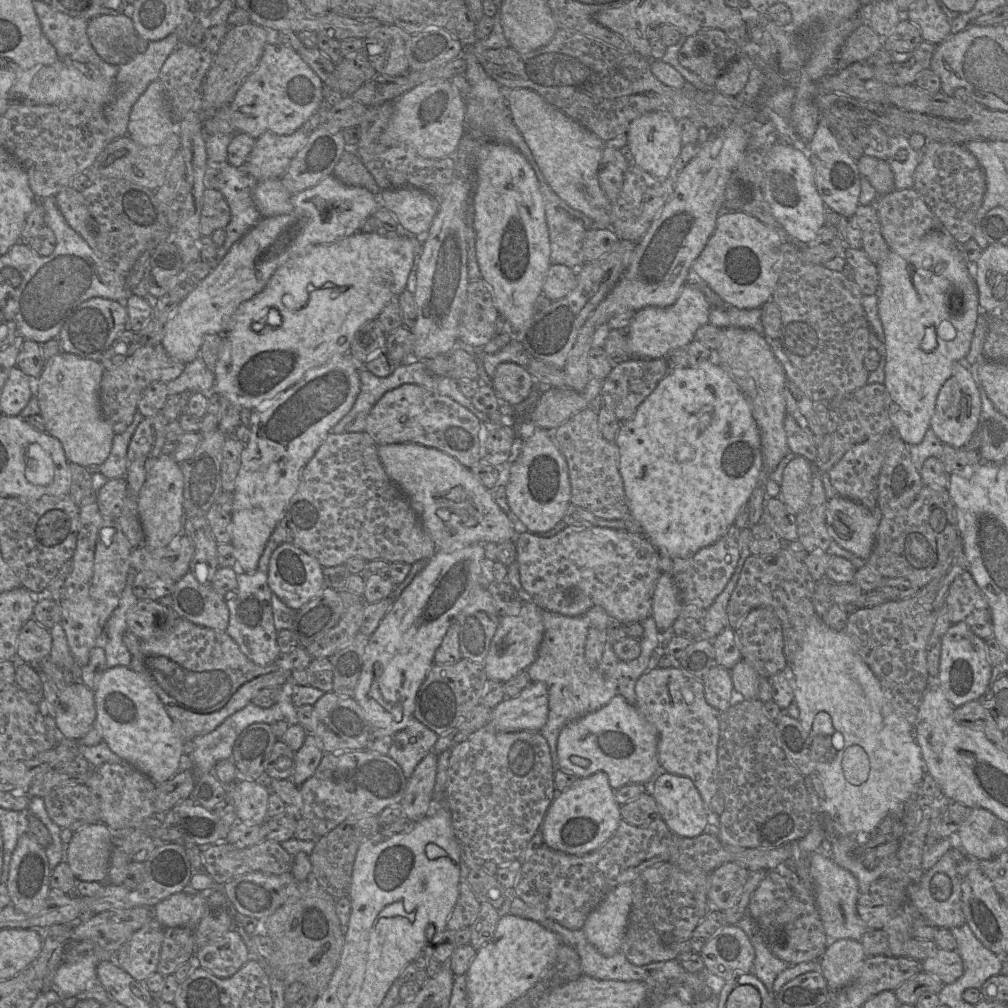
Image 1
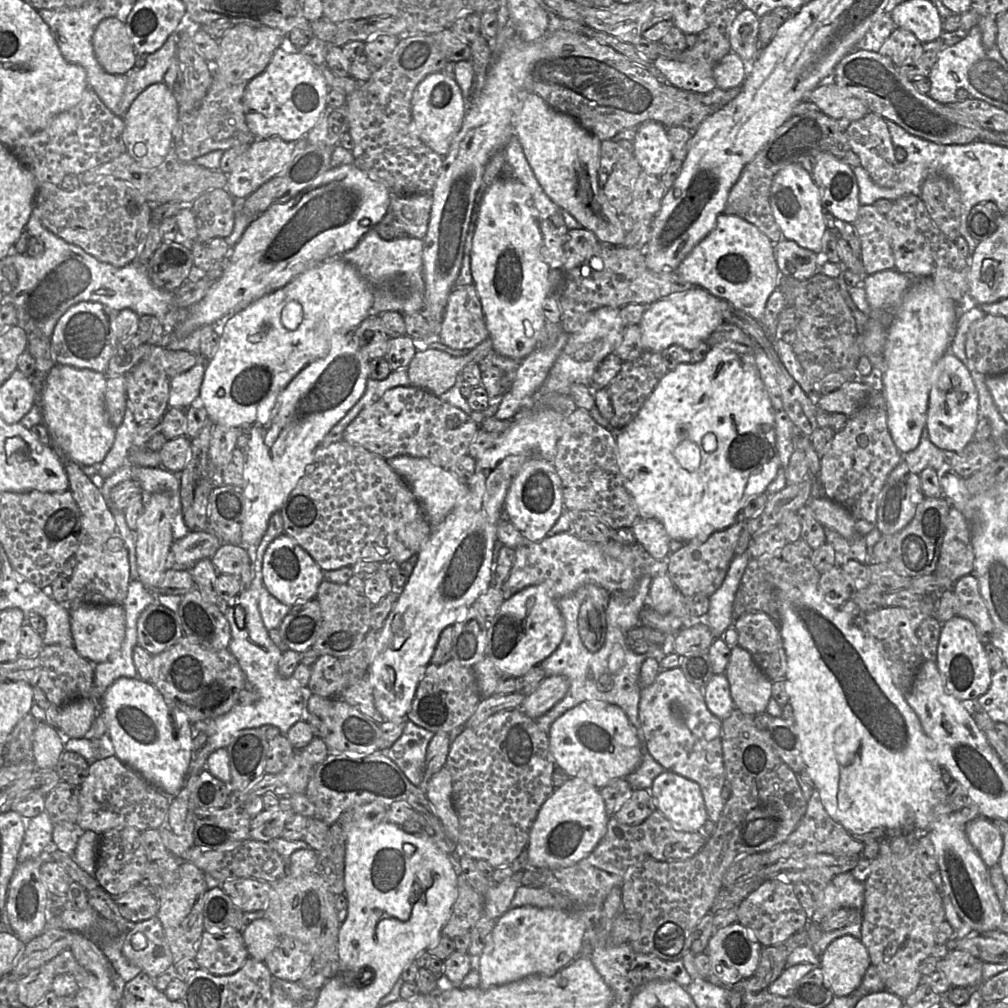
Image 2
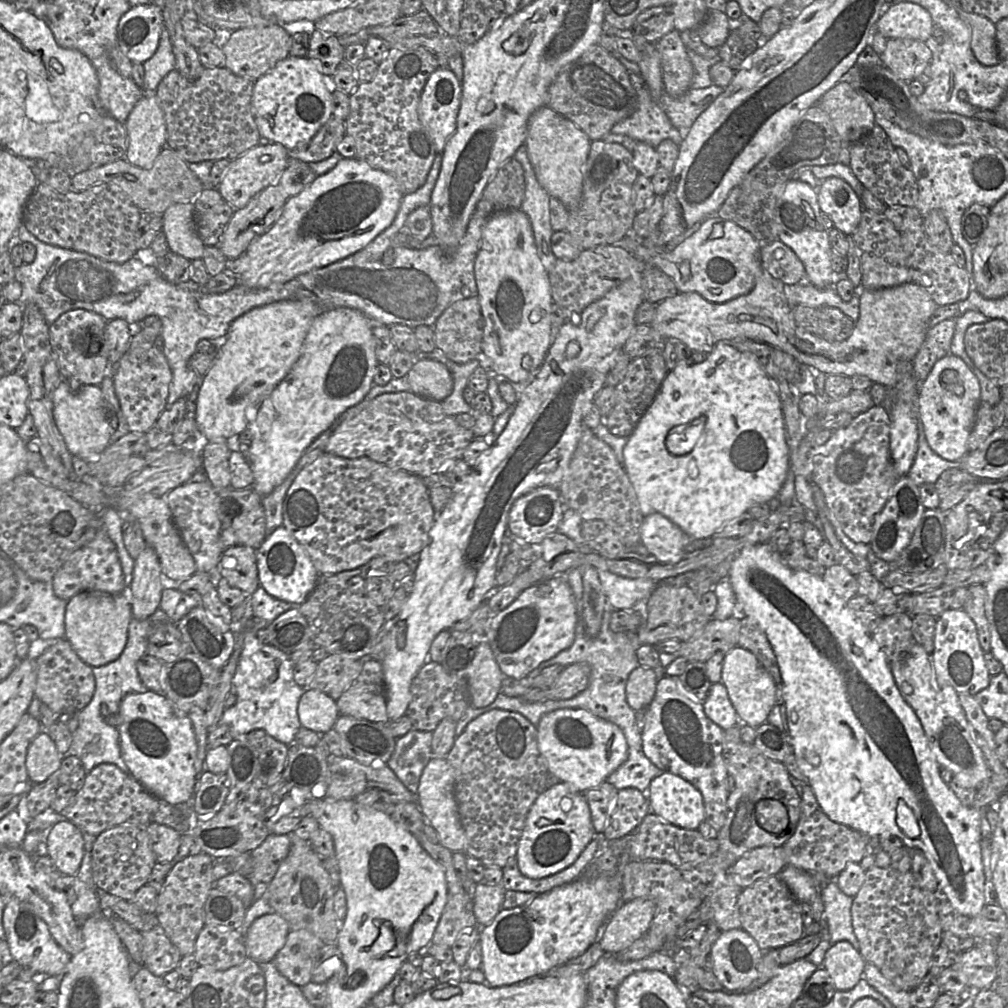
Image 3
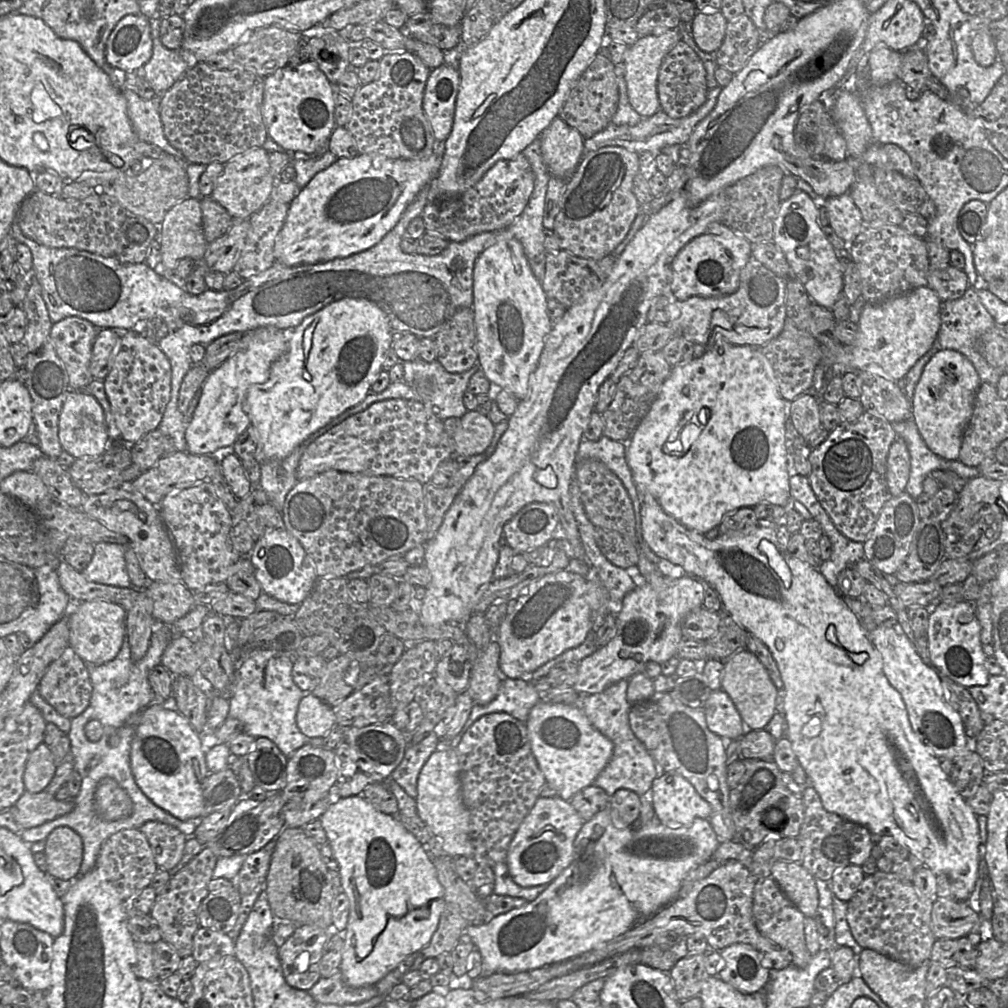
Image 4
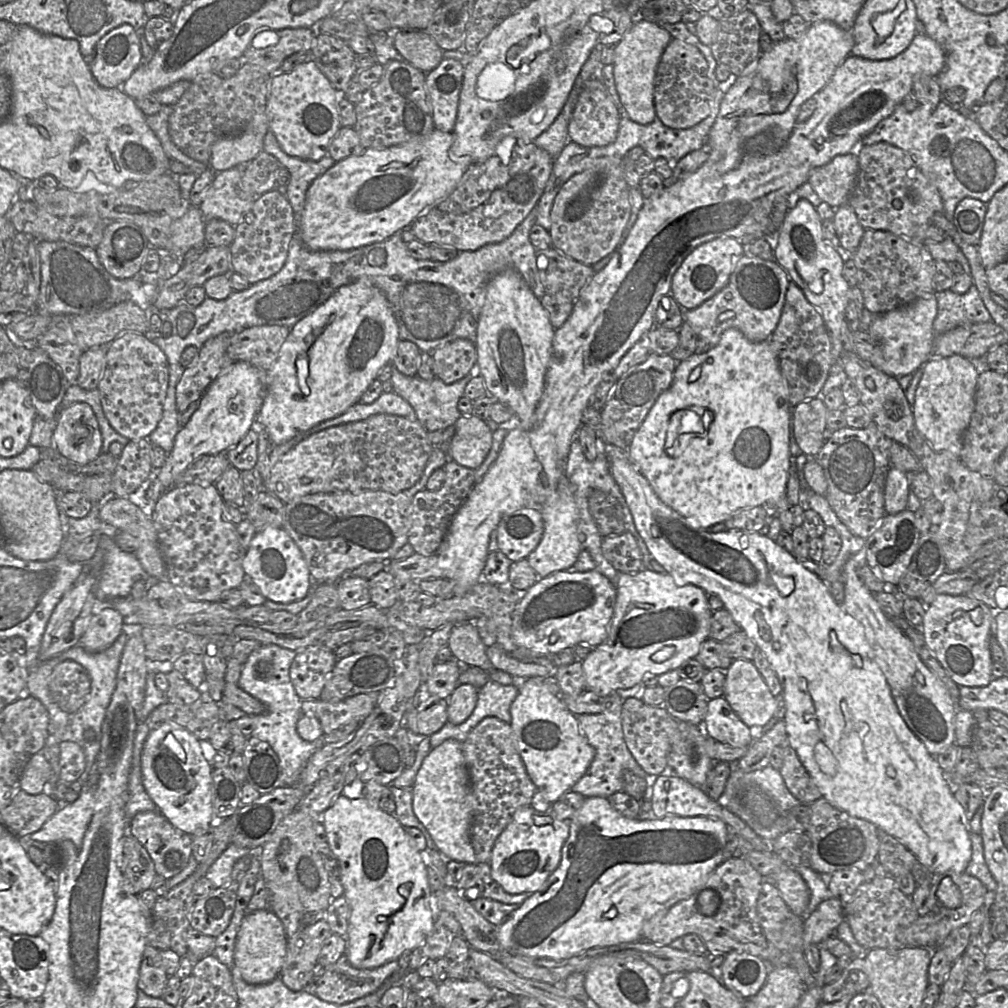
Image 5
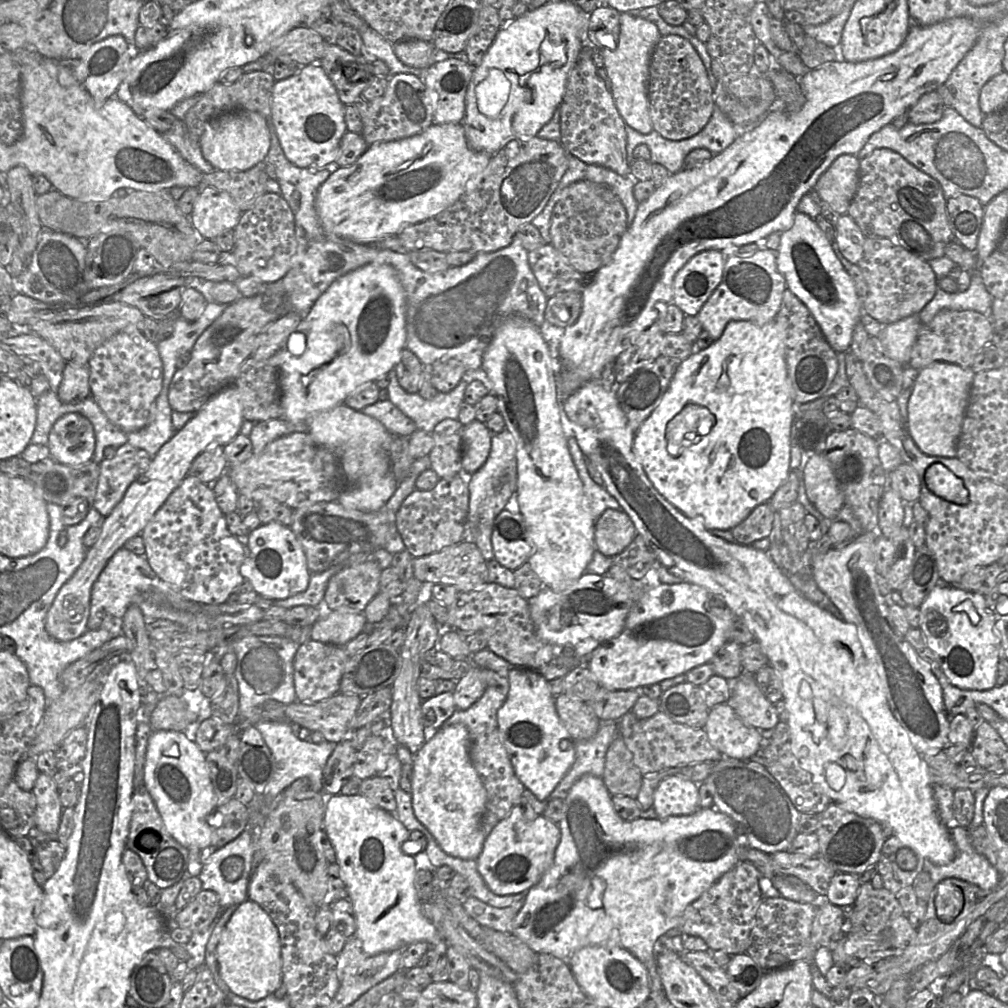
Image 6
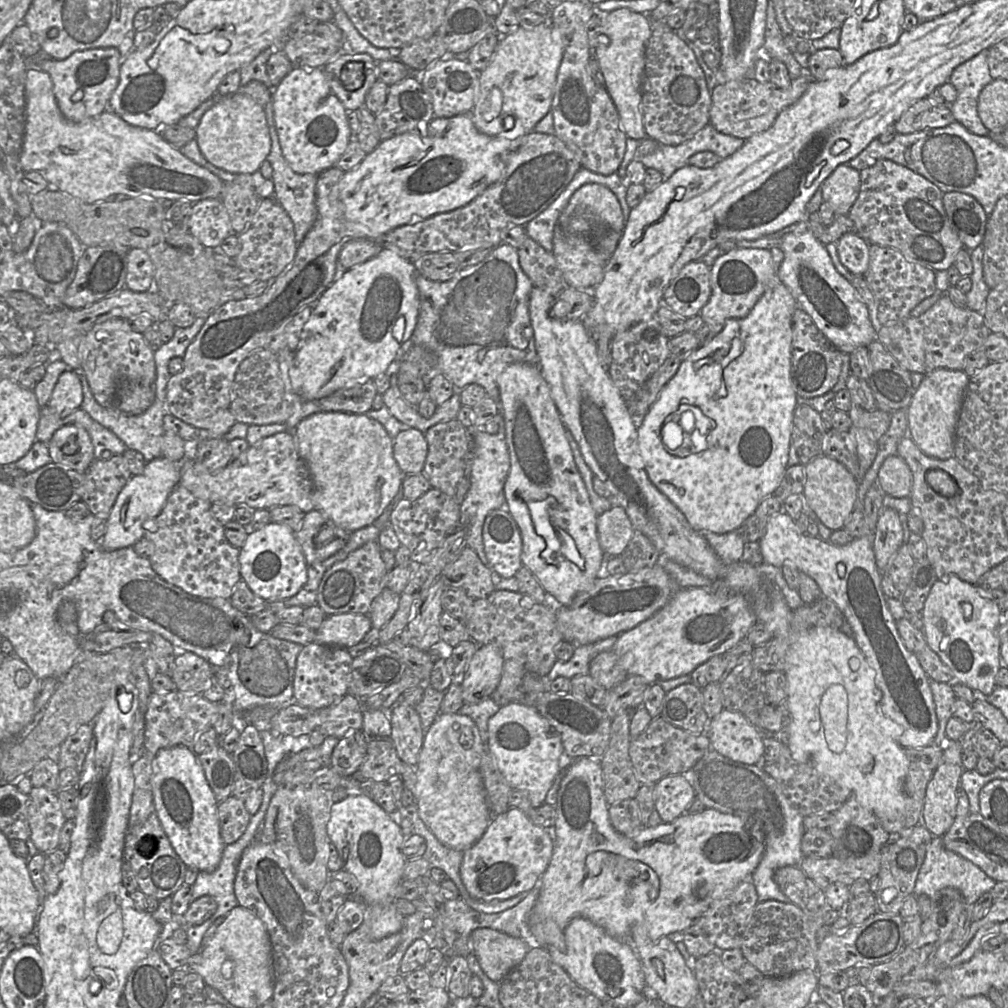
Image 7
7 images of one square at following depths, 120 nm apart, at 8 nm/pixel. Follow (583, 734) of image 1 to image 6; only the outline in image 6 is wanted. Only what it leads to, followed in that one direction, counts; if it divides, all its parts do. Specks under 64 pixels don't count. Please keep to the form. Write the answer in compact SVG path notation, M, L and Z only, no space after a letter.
M512 667L508 673L508 680L510 691L505 703L497 712L497 729L518 779L538 800L548 801L550 794L575 762L575 742L559 718L555 706L556 696L550 693L548 681L540 672Z

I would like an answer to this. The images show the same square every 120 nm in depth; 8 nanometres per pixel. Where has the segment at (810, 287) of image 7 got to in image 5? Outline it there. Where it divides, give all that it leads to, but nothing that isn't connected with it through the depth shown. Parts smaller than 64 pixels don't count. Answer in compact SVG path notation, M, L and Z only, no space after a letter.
M800 199L785 216L779 230L774 259L822 315L829 333L833 358L839 359L843 350L842 327L847 325L845 311L850 285L843 276L844 261L837 250L824 239L821 223L816 208L809 201Z

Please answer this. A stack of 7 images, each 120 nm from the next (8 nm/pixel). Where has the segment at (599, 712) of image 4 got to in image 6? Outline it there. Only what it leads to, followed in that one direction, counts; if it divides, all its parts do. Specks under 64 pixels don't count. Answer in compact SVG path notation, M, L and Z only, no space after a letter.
M601 721L597 733L589 739L575 742L575 762L550 794L548 801L565 800L572 786L586 774L603 779L606 753L619 734L618 721Z

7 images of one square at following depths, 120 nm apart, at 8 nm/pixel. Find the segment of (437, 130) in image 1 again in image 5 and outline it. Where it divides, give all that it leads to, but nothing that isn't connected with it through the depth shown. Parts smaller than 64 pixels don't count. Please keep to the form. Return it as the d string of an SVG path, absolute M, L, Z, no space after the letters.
M443 58L436 68L426 74L425 86L431 115L435 128L440 131L454 130L464 69L461 61Z

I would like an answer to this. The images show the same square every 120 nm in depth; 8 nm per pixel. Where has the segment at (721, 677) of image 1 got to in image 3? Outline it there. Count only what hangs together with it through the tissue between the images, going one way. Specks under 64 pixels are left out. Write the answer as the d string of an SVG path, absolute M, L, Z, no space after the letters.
M722 682L712 683L703 704L706 716L715 724L726 730L742 720L734 709L725 685Z

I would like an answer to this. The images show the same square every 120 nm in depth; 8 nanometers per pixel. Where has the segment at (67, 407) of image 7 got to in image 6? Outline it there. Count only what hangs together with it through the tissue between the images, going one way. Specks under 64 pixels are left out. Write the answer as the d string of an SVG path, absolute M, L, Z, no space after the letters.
M67 362L58 387L58 398L62 403L75 404L91 395L90 370L87 364Z

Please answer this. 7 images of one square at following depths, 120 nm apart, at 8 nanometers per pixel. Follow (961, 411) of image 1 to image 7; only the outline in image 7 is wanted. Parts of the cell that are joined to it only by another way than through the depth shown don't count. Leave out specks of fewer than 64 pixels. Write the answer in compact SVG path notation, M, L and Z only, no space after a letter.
M936 369L925 374L907 408L908 435L927 456L946 460L954 457L956 426L970 377L964 371Z

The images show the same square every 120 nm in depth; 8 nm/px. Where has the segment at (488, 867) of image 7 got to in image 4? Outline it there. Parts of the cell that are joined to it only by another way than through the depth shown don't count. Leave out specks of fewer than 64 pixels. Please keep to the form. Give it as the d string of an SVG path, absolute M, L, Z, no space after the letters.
M539 797L509 845L505 862L514 882L522 887L550 884L572 862L574 841L584 823L569 801Z

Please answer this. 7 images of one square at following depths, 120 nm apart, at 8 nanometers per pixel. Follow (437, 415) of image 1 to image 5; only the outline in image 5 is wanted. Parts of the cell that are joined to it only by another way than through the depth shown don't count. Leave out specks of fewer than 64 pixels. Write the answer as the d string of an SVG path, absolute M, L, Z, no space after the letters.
M375 414L365 420L348 422L318 431L303 439L284 455L271 469L270 477L263 480L263 489L284 504L295 498L316 493L350 492L360 494L367 490L392 494L410 489L421 478L434 446L428 440L428 431L417 420Z

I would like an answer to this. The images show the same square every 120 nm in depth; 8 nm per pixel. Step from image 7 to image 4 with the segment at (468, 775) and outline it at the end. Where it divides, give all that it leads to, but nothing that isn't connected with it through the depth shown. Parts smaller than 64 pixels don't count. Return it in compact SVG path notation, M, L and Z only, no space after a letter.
M455 749L436 750L421 769L417 782L416 811L432 834L442 839L443 850L451 857L472 856L470 813L463 803L460 765Z

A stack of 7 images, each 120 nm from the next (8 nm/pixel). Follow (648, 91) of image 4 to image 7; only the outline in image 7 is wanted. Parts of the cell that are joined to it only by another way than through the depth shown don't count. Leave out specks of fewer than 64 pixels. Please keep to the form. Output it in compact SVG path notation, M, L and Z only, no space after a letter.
M619 8L609 12L606 19L603 34L609 37L609 44L599 43L595 48L604 75L604 87L618 111L622 129L627 137L635 140L647 137L641 102L645 50L651 33L652 22L647 15L634 12L629 8Z

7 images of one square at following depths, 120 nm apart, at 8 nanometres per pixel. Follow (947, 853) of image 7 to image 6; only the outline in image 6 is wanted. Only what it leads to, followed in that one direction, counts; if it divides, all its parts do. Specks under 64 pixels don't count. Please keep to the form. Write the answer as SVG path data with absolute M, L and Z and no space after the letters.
M947 826L956 846L954 859L946 865L936 865L924 859L923 870L929 873L934 885L946 878L957 878L972 883L983 890L992 890L1000 875L988 859L971 844L969 828Z

